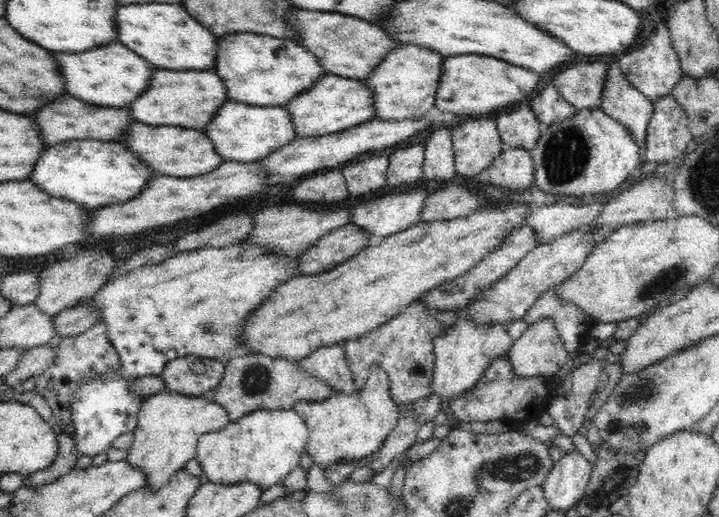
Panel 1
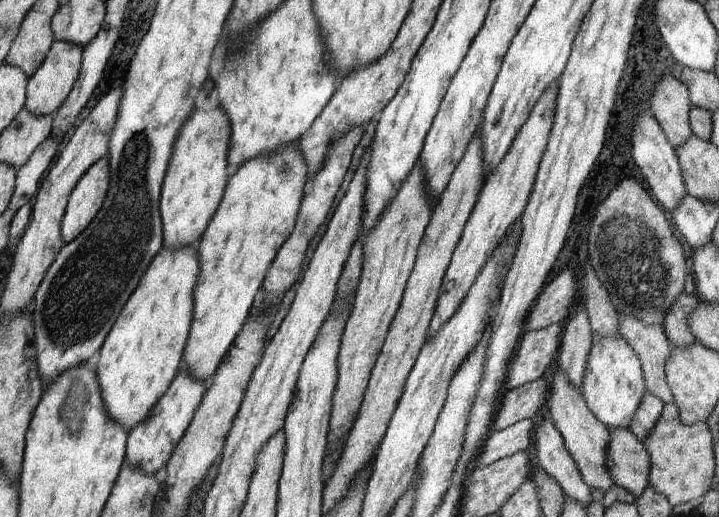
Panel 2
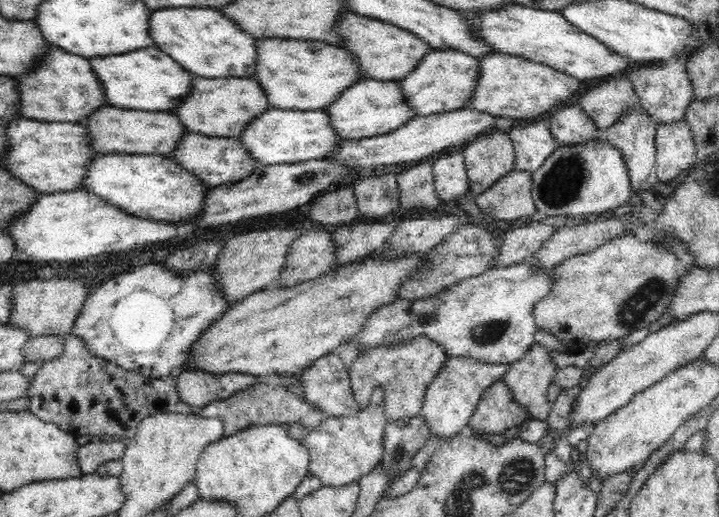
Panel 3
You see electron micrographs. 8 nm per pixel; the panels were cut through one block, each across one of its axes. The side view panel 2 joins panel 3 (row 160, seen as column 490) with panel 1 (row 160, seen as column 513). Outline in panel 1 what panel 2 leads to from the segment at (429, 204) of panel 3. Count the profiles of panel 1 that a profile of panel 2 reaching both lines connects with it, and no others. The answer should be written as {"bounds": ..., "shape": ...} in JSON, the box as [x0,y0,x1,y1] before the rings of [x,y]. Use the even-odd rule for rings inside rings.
{"bounds":[386,140,424,188],"shape":[[[417,140],[417,144],[407,143],[398,148],[388,157],[389,166],[386,172],[388,186],[396,188],[410,188],[424,183],[424,144]]]}

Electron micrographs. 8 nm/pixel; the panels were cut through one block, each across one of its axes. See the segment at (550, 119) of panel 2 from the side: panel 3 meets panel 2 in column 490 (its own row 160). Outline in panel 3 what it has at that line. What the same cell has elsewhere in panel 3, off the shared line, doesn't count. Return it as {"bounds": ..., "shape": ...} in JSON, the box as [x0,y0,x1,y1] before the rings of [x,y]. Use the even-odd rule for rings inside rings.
{"bounds":[169,131,262,187],"shape":[[[190,131],[183,134],[178,146],[169,157],[209,187],[240,180],[242,177],[248,176],[256,165],[262,165],[246,152],[237,137],[211,137]]]}

